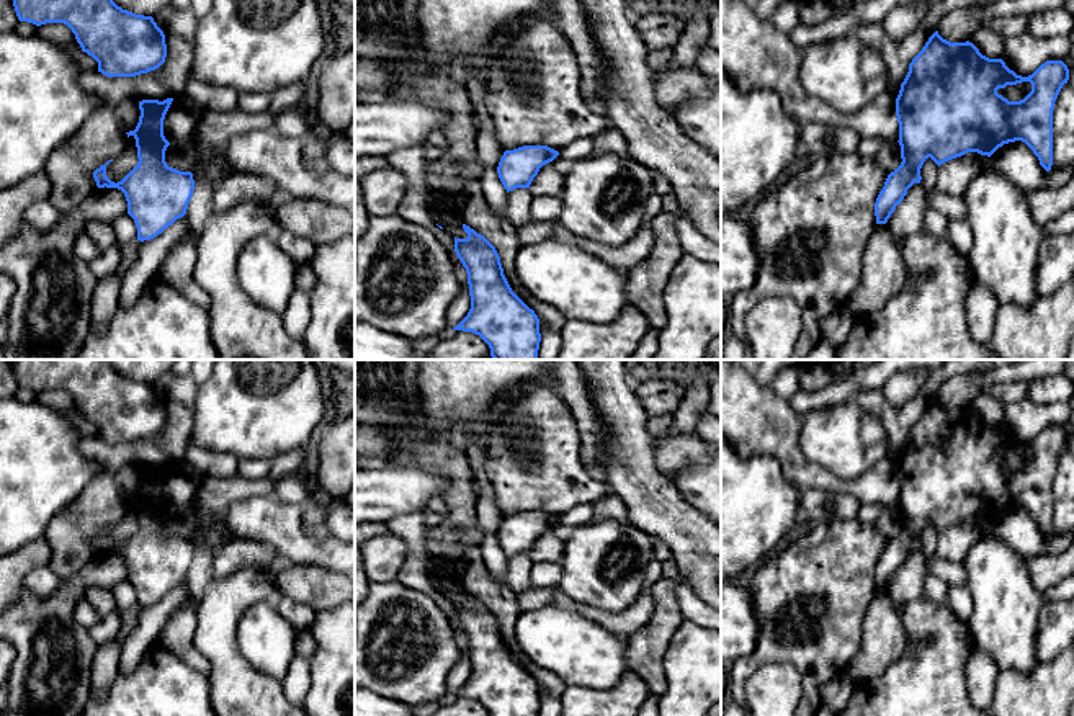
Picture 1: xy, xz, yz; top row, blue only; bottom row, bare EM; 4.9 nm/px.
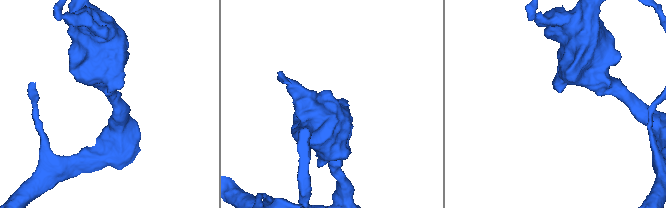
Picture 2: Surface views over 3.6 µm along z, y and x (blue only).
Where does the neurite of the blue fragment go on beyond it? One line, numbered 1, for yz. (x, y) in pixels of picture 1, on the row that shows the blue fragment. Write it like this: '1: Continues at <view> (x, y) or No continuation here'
1: No continuation here

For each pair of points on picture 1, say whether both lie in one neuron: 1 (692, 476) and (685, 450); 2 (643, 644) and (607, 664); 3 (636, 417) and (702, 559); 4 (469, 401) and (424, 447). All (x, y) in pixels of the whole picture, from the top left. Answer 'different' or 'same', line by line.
1: different
2: different
3: same
4: different

